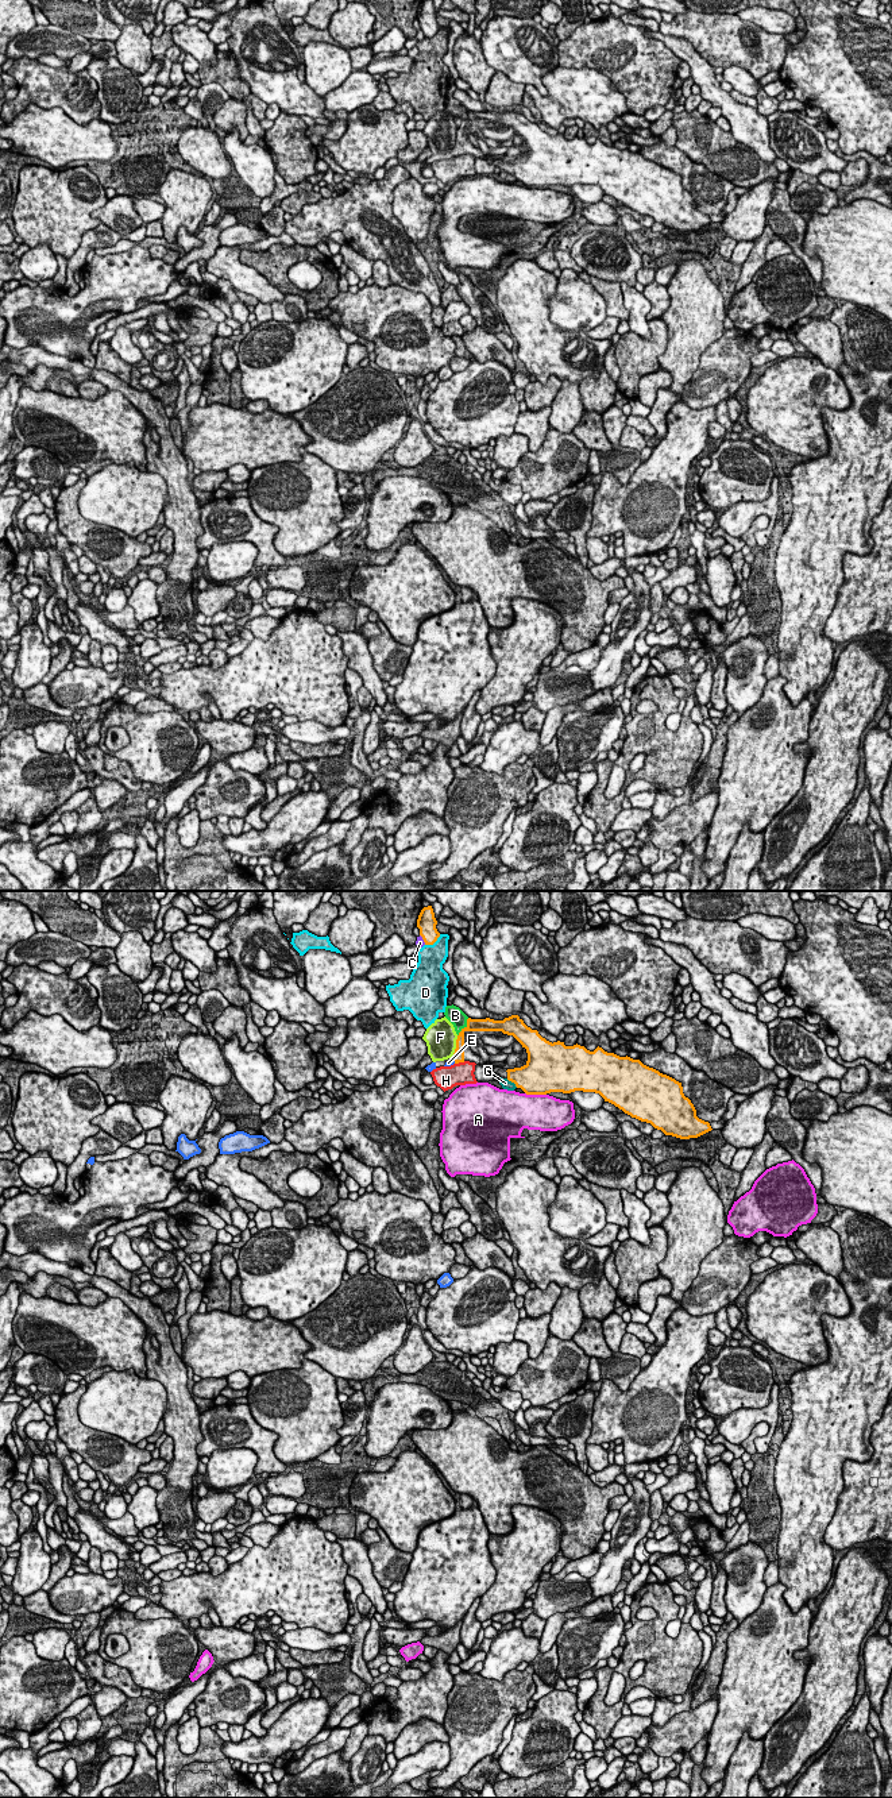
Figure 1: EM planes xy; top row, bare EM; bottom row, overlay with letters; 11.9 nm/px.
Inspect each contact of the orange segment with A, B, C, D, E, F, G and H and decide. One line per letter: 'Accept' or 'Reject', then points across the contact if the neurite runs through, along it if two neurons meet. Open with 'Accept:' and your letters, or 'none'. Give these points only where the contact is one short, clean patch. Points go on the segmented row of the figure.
Accept: E
A: Reject
B: Reject
C: Reject
D: Reject
E: Accept. Path across: xy (458, 1056), (454, 1060), (448, 1063)
F: Reject
G: Reject
H: Reject

